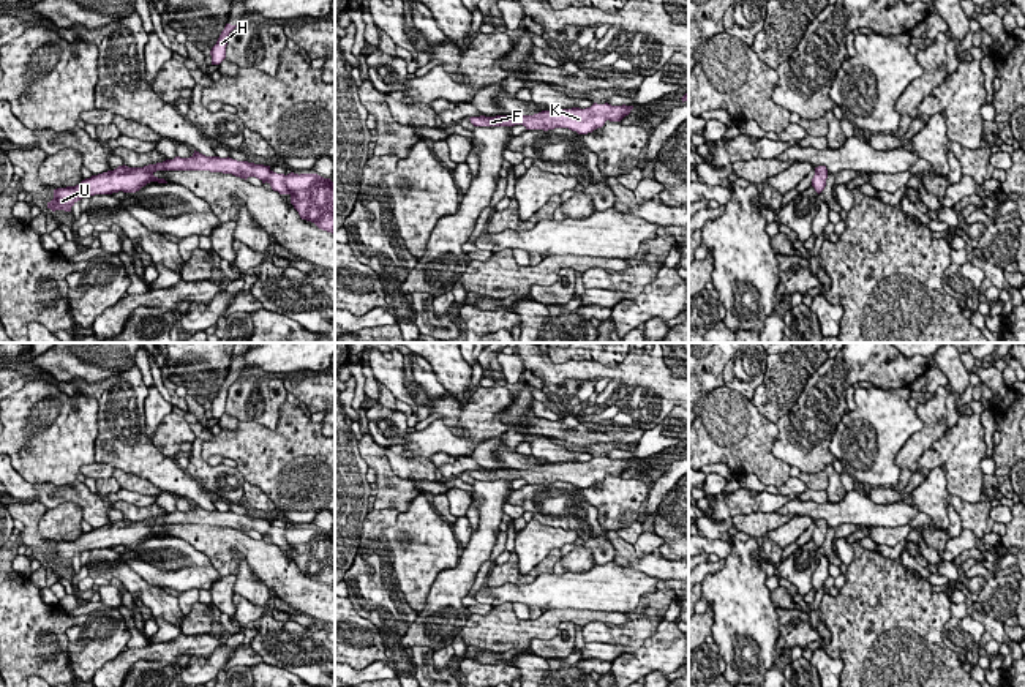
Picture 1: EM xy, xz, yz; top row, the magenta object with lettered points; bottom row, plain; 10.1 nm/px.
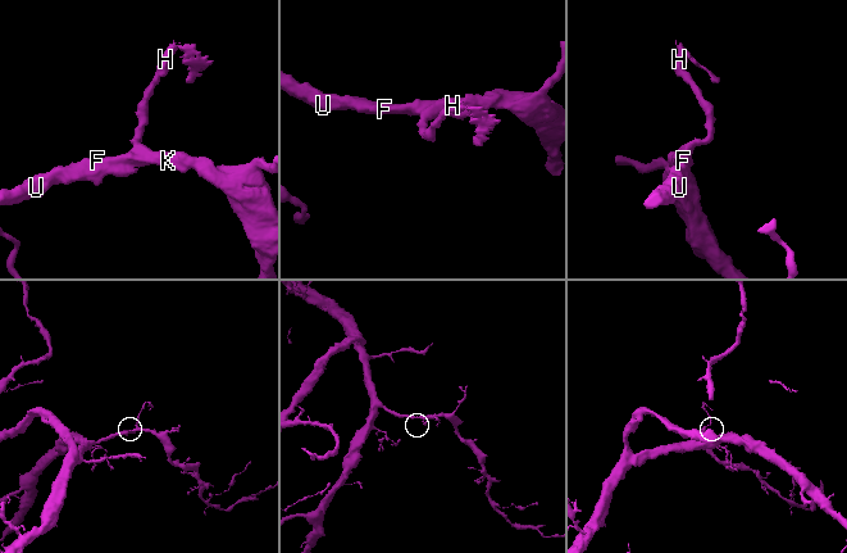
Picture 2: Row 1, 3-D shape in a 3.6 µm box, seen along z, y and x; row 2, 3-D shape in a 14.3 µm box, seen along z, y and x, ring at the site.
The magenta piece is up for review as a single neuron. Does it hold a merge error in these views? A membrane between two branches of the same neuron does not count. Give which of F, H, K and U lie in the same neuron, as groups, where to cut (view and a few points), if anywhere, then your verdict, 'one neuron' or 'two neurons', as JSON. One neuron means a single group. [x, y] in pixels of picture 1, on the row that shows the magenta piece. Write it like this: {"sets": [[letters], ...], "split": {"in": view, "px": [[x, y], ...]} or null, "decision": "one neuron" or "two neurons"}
{"sets": [["F", "H", "K", "U"]], "split": null, "decision": "one neuron"}

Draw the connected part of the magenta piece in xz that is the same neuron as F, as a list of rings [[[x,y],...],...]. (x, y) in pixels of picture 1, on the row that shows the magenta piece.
[[[608,103],[597,104],[591,107],[580,109],[558,109],[558,111],[542,111],[534,115],[496,115],[496,117],[471,117],[474,126],[515,126],[523,125],[526,130],[554,130],[554,128],[569,128],[578,134],[592,133],[597,128],[602,128],[606,120],[621,122],[625,115],[630,114],[633,106],[611,106]]]

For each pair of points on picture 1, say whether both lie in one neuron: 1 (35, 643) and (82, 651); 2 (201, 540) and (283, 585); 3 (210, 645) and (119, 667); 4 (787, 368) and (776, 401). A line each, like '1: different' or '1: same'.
1: different
2: same
3: same
4: same

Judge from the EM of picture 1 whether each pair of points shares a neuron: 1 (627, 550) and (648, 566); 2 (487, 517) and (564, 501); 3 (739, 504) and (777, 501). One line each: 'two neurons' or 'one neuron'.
1: one neuron
2: two neurons
3: one neuron

